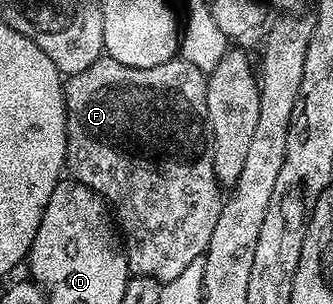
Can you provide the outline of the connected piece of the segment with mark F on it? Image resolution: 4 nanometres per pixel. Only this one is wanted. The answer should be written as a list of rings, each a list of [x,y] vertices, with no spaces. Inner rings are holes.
[[[106,54],[96,60],[94,66],[86,66],[86,70],[82,70],[64,80],[64,101],[66,102],[66,114],[68,115],[66,118],[67,171],[81,184],[85,184],[90,190],[94,190],[99,196],[103,196],[107,200],[109,209],[114,213],[119,235],[122,237],[124,253],[128,256],[129,273],[132,276],[149,276],[159,280],[161,285],[164,286],[175,282],[179,276],[183,276],[186,266],[190,266],[190,262],[203,257],[210,242],[210,234],[214,234],[214,226],[218,226],[222,188],[216,182],[210,137],[206,127],[208,118],[208,111],[206,110],[207,85],[205,73],[200,72],[190,62],[181,58],[173,58],[162,62],[162,66],[131,68],[130,66],[122,66],[122,62],[118,62]]]

